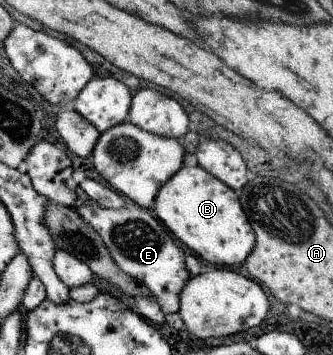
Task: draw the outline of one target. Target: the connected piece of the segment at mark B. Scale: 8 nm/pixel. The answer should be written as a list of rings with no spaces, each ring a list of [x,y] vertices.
[[[183,166],[161,187],[153,209],[166,231],[205,261],[209,268],[233,267],[249,257],[256,242],[238,194],[201,166]]]

